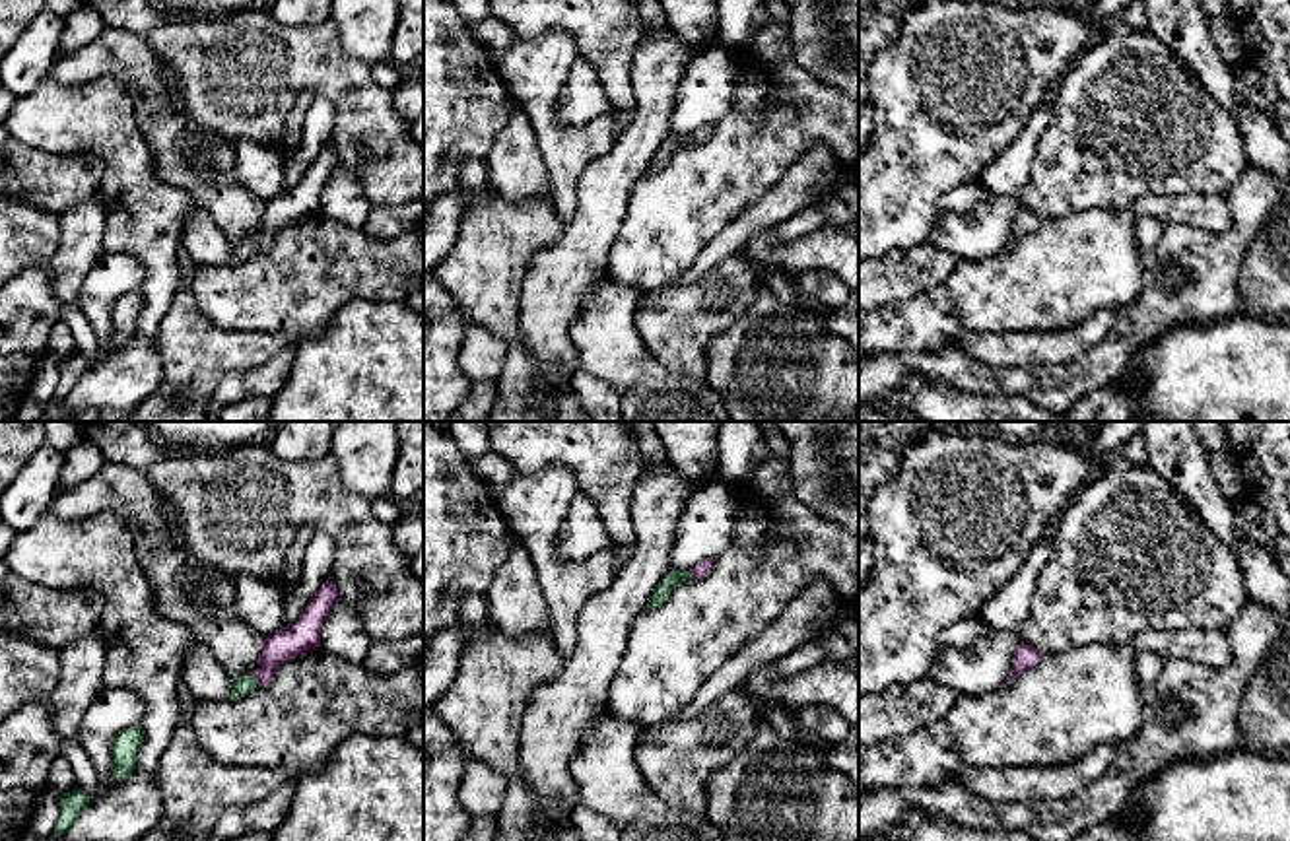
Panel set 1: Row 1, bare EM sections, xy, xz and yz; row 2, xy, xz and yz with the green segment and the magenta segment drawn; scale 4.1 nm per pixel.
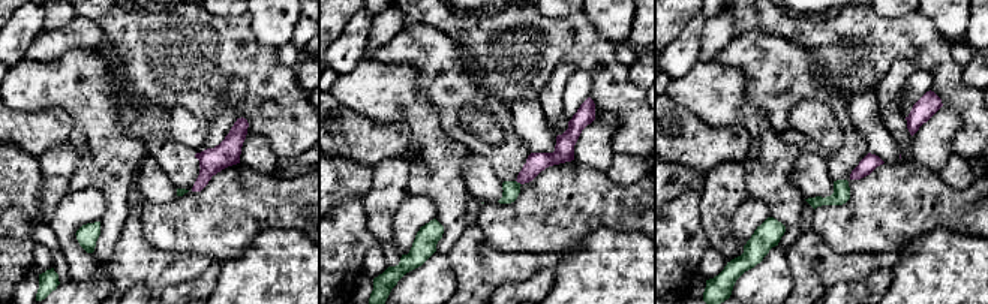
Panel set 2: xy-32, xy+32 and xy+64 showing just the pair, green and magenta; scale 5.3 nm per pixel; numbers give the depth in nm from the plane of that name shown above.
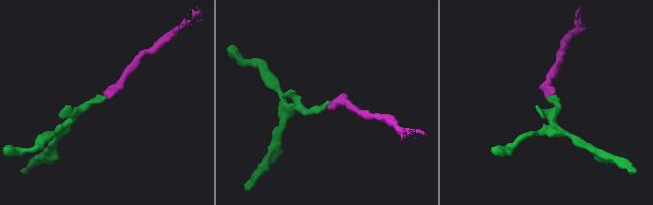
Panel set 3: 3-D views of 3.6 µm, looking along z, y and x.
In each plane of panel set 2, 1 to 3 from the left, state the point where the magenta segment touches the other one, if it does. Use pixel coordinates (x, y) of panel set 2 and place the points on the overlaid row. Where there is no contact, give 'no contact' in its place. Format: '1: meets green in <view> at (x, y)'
1: no contact
2: meets green in xy+32 at (519, 183)
3: no contact

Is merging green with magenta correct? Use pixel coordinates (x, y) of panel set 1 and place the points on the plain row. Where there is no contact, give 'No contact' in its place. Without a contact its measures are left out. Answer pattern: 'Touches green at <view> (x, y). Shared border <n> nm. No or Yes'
Touches green at xy (257, 245). Shared border 50 nm. Yes

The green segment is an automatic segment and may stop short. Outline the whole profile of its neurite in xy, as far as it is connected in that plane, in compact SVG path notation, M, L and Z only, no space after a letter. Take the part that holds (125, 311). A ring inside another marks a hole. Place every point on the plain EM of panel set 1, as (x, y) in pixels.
M138 291L120 295L111 309L113 322L113 342L124 346L132 336L136 336L136 324L140 311L144 307L144 297Z

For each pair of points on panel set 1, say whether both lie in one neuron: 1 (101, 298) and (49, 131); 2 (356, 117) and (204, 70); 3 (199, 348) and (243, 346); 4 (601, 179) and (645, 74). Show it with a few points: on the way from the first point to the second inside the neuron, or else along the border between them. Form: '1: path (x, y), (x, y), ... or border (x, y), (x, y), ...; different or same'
1: border (103, 251), (133, 255), (142, 267), (142, 278); different
2: path (323, 78), (315, 70), (243, 70); same
3: path (210, 348), (232, 348); same
4: path (626, 154), (647, 131), (647, 100); same

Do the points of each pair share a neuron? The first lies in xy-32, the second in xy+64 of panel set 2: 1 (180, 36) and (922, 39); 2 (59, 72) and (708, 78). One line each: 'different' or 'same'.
1: same
2: same

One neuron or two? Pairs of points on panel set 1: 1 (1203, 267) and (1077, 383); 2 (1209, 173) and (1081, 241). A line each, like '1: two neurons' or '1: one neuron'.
1: one neuron
2: two neurons

